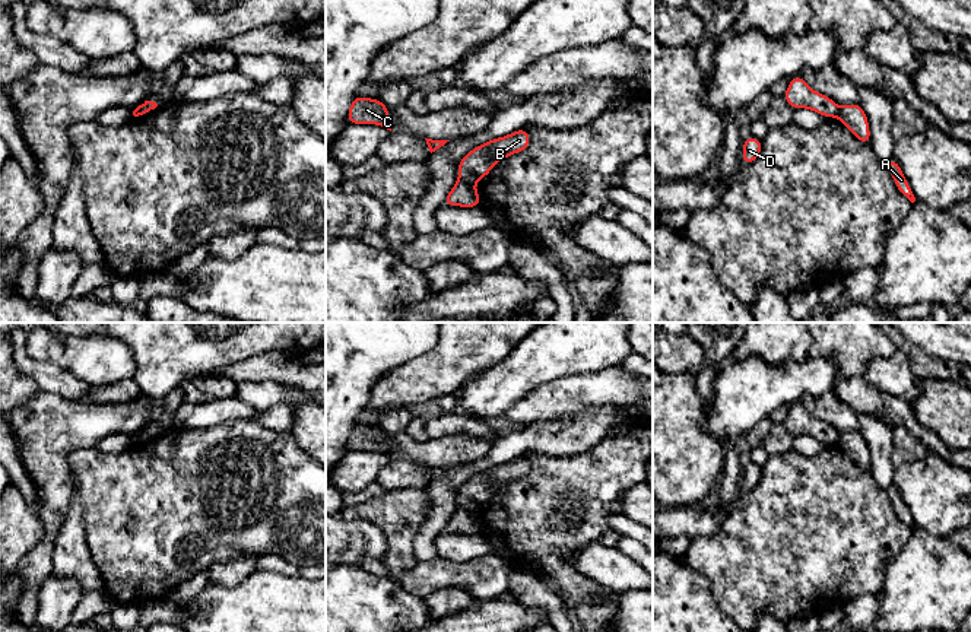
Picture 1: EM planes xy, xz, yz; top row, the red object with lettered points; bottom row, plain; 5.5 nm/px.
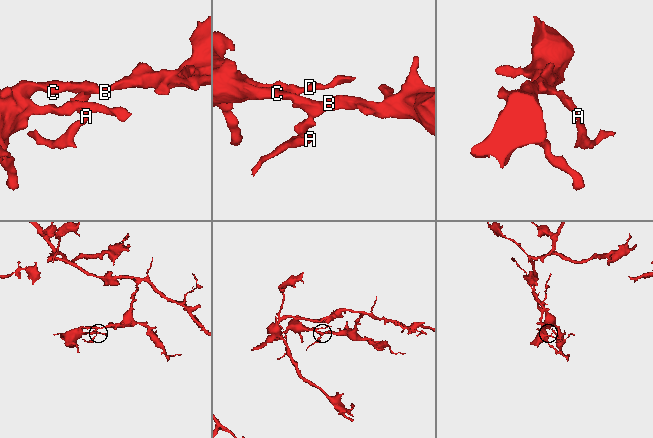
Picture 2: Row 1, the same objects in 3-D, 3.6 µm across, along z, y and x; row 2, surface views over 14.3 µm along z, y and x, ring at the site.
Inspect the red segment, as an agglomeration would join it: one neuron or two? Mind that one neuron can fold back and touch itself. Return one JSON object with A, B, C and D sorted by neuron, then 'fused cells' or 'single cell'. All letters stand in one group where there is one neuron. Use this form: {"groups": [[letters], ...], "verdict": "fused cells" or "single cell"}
{"groups": [["A"], ["B", "C", "D"]], "verdict": "fused cells"}

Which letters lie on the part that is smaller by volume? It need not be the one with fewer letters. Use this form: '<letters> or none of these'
A

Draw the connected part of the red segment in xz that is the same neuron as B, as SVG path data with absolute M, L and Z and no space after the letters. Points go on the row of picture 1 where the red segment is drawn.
M524 128L505 137L488 140L485 144L470 150L458 162L458 180L475 184L486 177L496 162L517 152L526 150L529 144L530 134Z

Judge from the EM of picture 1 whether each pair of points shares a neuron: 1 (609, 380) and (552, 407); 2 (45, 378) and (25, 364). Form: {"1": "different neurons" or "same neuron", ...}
{"1": "same neuron", "2": "same neuron"}

